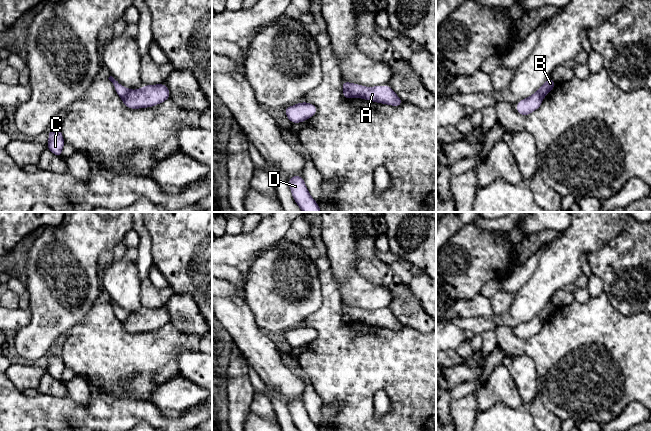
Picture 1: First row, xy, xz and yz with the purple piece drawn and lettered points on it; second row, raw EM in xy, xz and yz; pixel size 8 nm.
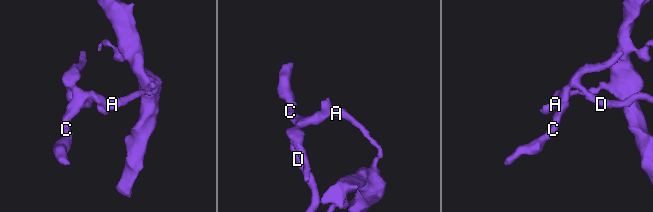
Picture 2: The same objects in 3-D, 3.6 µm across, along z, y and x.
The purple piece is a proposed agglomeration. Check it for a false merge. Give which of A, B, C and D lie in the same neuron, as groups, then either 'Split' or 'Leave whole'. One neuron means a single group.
Groups: A / B C D. Split

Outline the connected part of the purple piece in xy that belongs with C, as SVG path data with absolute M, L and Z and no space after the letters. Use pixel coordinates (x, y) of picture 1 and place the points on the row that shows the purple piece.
M60 117L55 121L55 123L49 128L50 134L47 142L47 148L54 155L62 157L62 149L65 144L63 135L60 131Z

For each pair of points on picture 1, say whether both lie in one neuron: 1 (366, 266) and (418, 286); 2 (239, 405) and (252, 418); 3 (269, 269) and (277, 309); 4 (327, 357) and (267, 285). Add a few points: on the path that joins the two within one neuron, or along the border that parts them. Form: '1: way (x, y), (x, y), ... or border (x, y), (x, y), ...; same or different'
1: border (406, 284), (420, 304); different
2: border (250, 410), (245, 420); different
3: way (277, 279), (277, 299); same
4: border (319, 307), (305, 319), (304, 325); different

